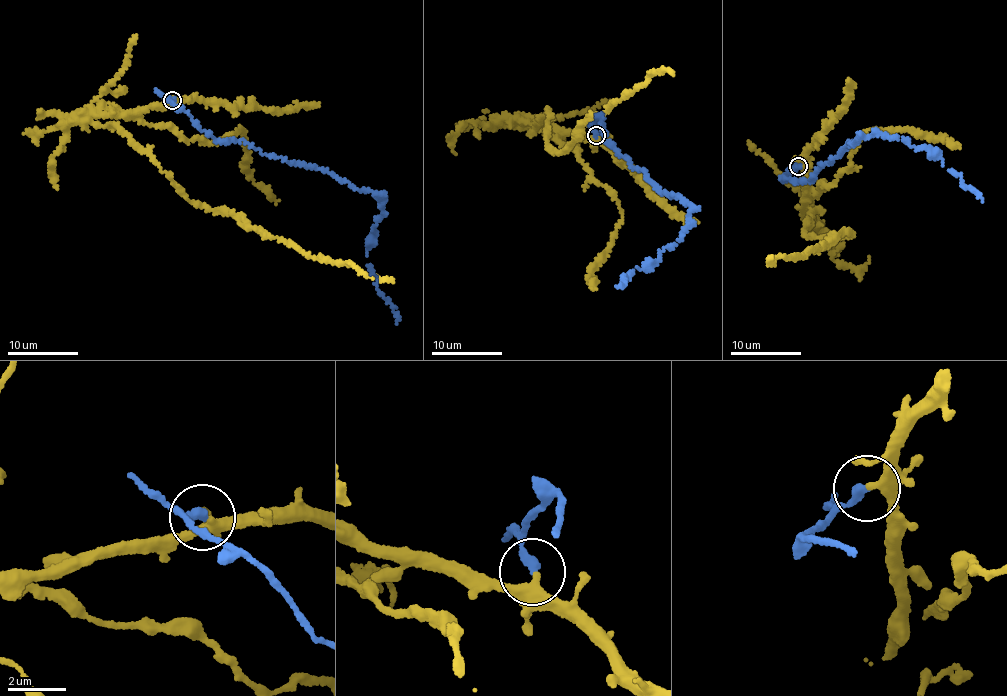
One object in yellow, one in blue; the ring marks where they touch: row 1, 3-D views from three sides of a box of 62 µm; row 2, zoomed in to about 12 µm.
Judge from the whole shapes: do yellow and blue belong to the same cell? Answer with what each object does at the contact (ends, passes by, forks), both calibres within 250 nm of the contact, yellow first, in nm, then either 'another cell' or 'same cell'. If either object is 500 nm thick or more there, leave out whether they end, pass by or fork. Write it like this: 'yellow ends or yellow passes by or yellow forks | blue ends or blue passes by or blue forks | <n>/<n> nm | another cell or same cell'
yellow passes by | blue ends | 320/320 nm | another cell

